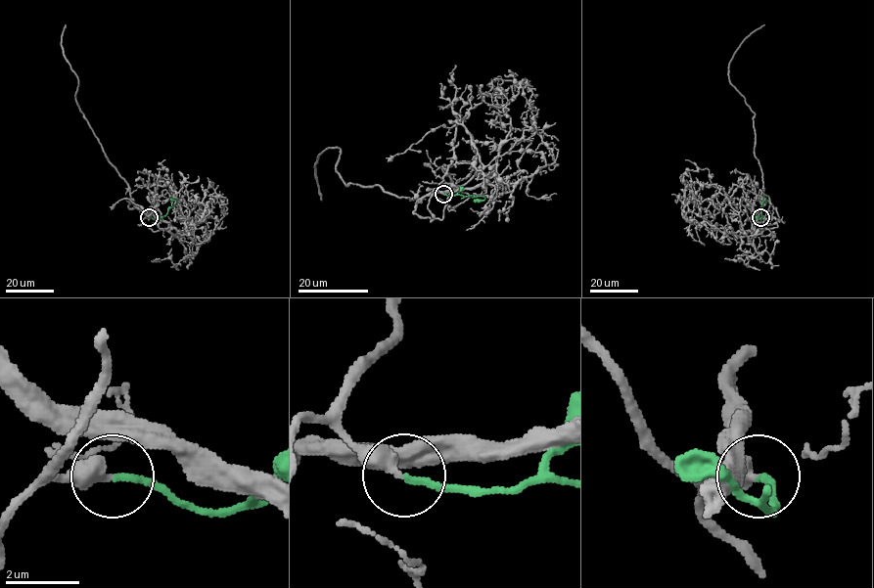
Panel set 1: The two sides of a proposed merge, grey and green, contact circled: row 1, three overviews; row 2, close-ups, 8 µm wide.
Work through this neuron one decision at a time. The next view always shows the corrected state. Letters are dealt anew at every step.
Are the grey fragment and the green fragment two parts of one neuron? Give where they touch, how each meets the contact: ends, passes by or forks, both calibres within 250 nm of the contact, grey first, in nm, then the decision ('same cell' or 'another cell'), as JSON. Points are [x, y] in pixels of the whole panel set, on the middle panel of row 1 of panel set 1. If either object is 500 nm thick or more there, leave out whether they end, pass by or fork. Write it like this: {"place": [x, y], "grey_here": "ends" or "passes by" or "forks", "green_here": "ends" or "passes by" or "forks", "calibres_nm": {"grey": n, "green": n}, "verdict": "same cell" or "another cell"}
{"place": [443, 194], "grey_here": "passes by", "green_here": "ends", "calibres_nm": {"grey": 280, "green": 170}, "verdict": "same cell"}

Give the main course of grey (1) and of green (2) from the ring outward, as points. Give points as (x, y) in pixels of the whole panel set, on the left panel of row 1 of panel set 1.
1: (149, 217), (138, 225), (143, 221), (128, 206), (129, 185), (76, 103), (76, 75), (62, 43), (66, 24)
2: (149, 217), (162, 217), (177, 203), (169, 198)

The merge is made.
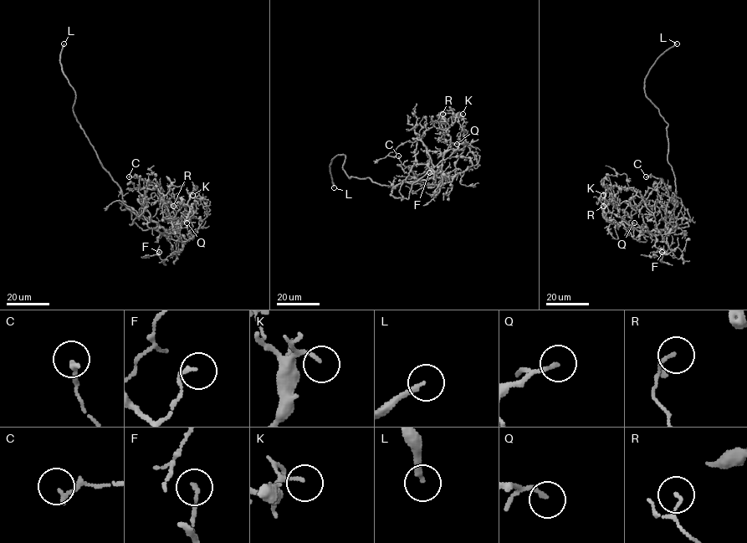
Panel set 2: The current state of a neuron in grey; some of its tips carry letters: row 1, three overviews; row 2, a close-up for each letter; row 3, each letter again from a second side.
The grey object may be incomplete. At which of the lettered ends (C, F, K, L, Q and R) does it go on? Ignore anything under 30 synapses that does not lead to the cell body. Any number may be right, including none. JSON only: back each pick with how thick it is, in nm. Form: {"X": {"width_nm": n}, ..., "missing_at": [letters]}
{"L": {"width_nm": 200}, "Q": {"width_nm": 160}, "missing_at": ["L", "Q"]}

